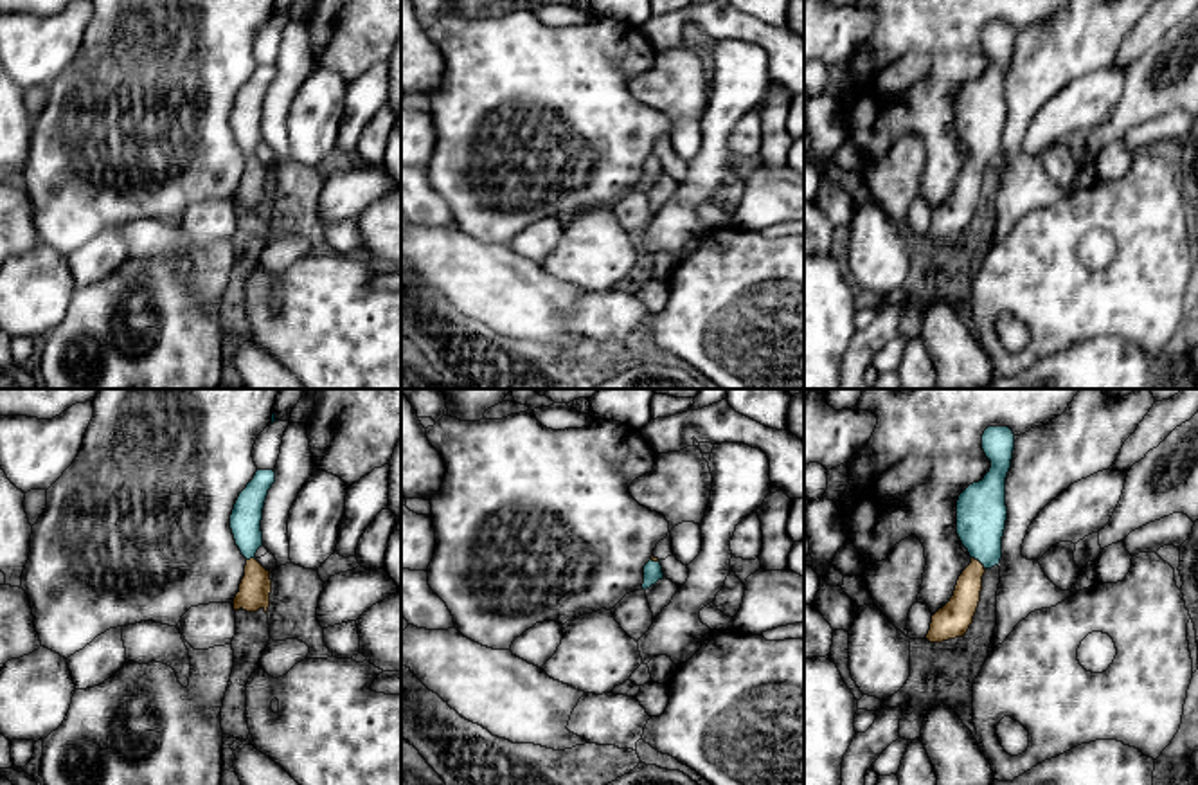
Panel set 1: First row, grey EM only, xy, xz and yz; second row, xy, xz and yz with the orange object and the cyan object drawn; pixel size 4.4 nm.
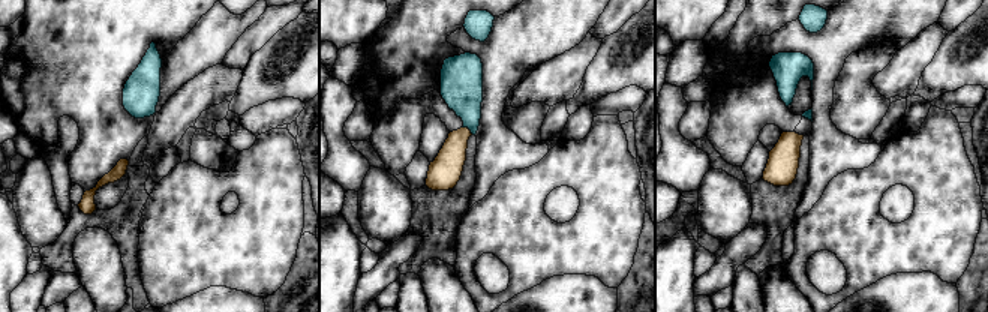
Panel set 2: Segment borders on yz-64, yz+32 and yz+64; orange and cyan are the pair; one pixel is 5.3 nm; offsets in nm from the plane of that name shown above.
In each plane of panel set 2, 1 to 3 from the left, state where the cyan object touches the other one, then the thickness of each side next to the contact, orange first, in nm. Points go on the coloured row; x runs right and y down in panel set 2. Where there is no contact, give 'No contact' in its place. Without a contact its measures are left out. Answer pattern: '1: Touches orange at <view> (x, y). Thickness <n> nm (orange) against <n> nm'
1: No contact
2: Touches orange at yz+32 (468, 129). Thickness 170 nm (orange) against 220 nm
3: No contact

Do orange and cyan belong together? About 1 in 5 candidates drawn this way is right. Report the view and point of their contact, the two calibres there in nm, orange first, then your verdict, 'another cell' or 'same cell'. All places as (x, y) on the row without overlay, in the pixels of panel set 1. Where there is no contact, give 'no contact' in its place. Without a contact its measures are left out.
yz (979, 159) | 140/220 nm | same cell

